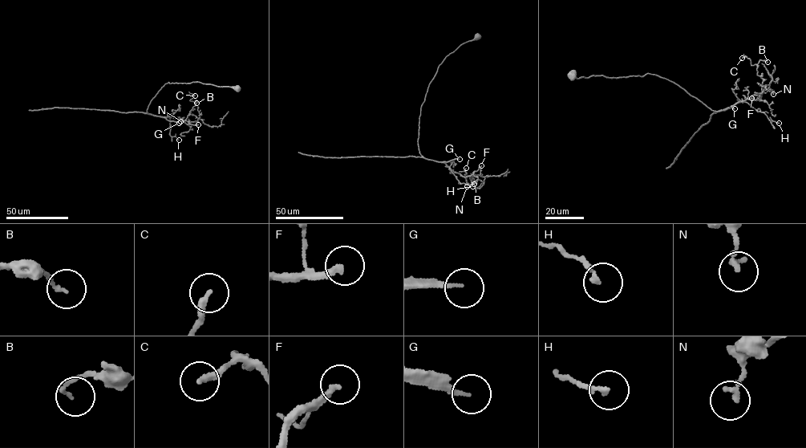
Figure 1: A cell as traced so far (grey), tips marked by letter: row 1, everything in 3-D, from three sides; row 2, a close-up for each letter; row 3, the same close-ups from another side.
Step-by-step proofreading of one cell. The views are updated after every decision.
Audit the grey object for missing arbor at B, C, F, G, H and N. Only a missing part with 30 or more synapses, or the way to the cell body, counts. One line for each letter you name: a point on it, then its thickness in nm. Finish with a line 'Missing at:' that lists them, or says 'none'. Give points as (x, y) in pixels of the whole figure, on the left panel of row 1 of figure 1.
F: place (198, 124); calibre 220 nm
G: place (179, 123); calibre 140 nm
Missing at: F, G

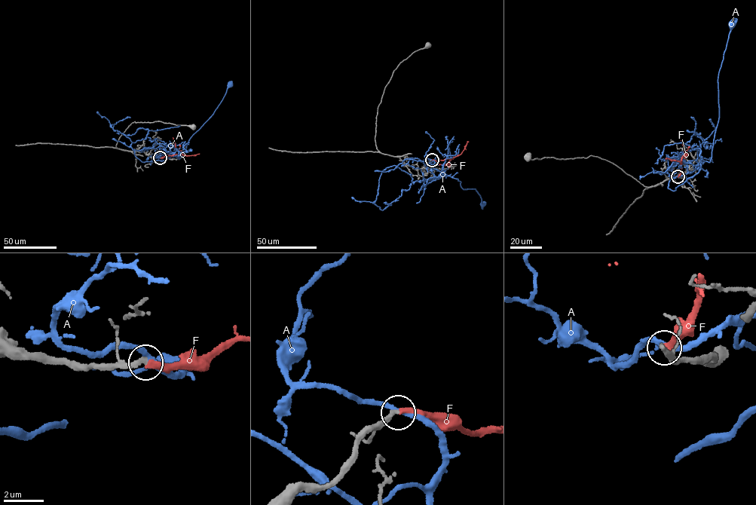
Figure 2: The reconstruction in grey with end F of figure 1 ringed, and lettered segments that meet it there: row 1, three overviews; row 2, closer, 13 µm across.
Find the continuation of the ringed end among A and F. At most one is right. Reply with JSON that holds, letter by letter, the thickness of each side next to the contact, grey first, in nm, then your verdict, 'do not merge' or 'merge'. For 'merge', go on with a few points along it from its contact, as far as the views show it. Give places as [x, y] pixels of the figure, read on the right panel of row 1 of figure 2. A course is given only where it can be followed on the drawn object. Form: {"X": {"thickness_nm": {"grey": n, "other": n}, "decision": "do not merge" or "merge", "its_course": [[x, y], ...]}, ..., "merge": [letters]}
{"A": {"thickness_nm": {"grey": 240, "other": 240}, "decision": "do not merge"}, "F": {"thickness_nm": {"grey": 240, "other": 280}, "decision": "merge", "its_course": [[677, 176], [681, 171], [681, 158], [687, 154], [681, 140]]}, "merge": ["F"]}

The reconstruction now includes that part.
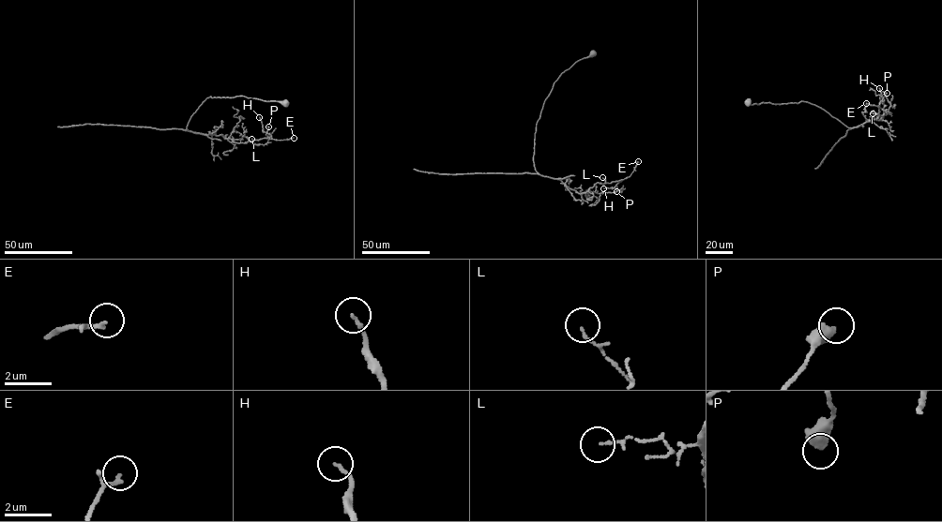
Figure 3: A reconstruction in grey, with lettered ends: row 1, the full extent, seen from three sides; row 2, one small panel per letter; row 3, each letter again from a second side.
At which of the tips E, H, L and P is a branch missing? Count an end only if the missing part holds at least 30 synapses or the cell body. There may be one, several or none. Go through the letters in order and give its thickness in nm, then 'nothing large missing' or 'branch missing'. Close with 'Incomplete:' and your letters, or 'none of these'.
E: 120 nm | nothing large missing
H: 130 nm | nothing large missing
L: 70 nm | nothing large missing
P: 500 nm | nothing large missing
Incomplete: none of these

